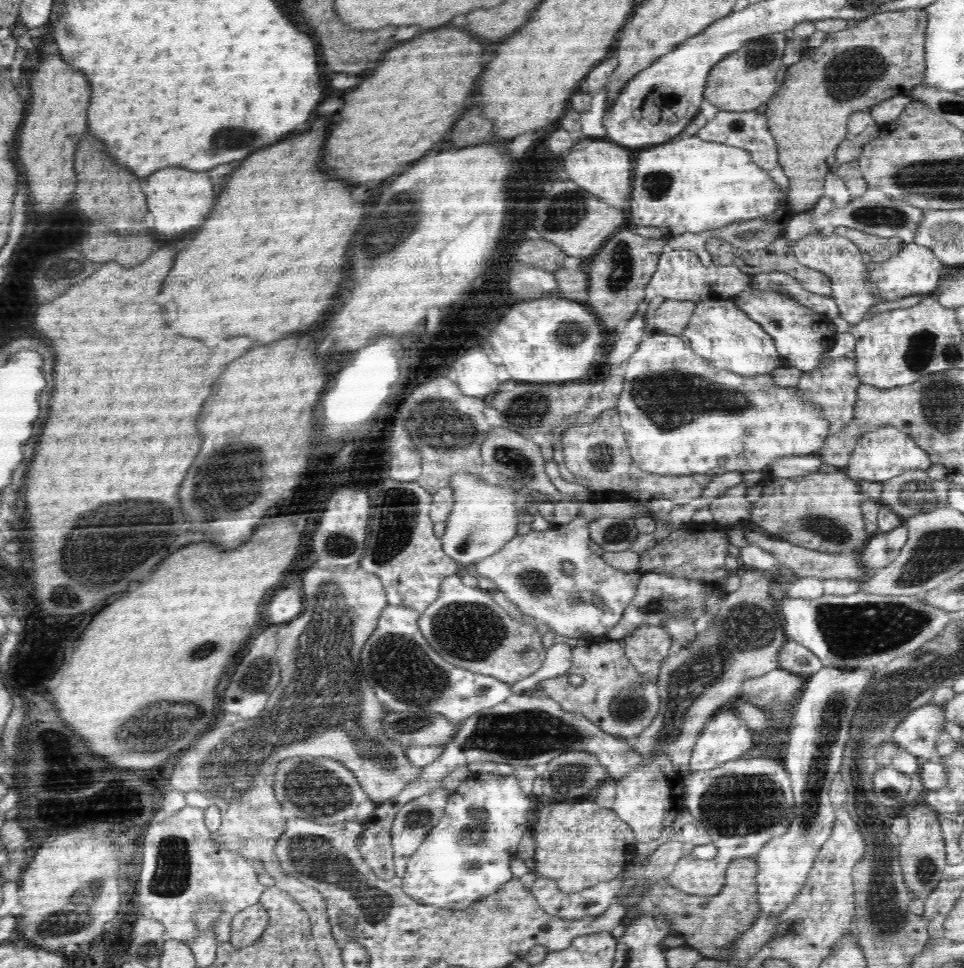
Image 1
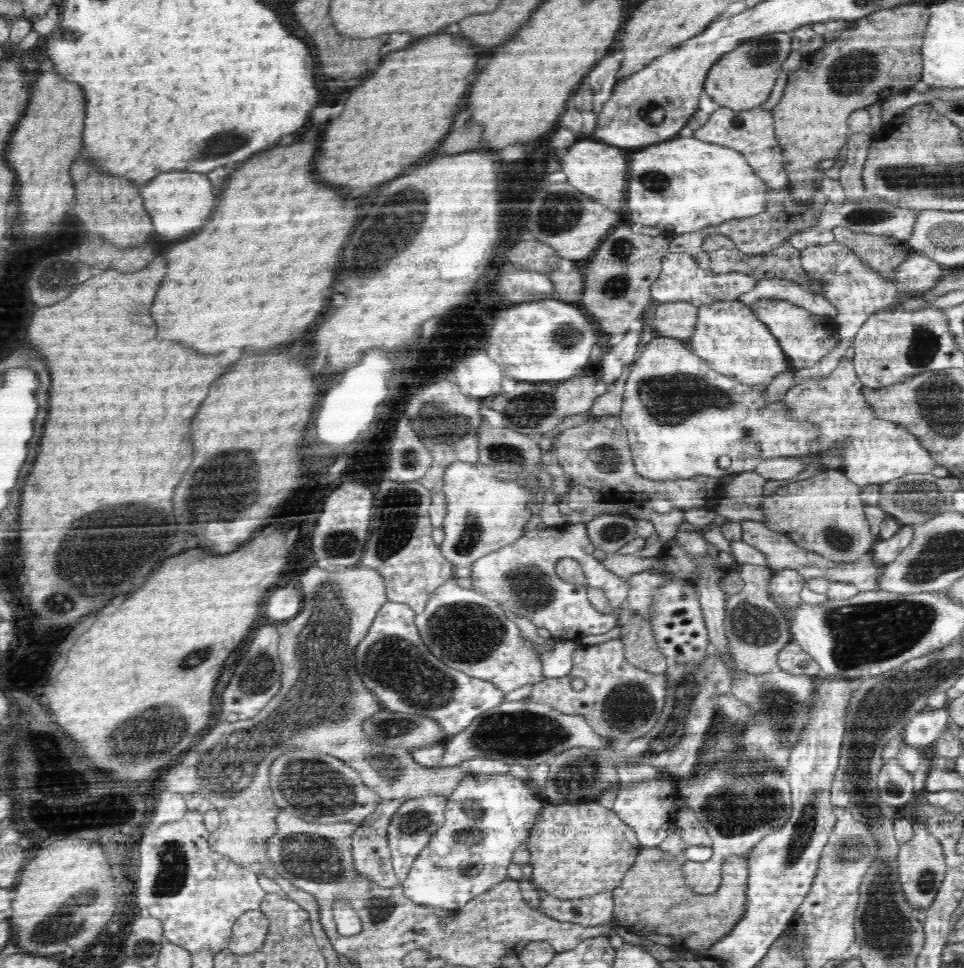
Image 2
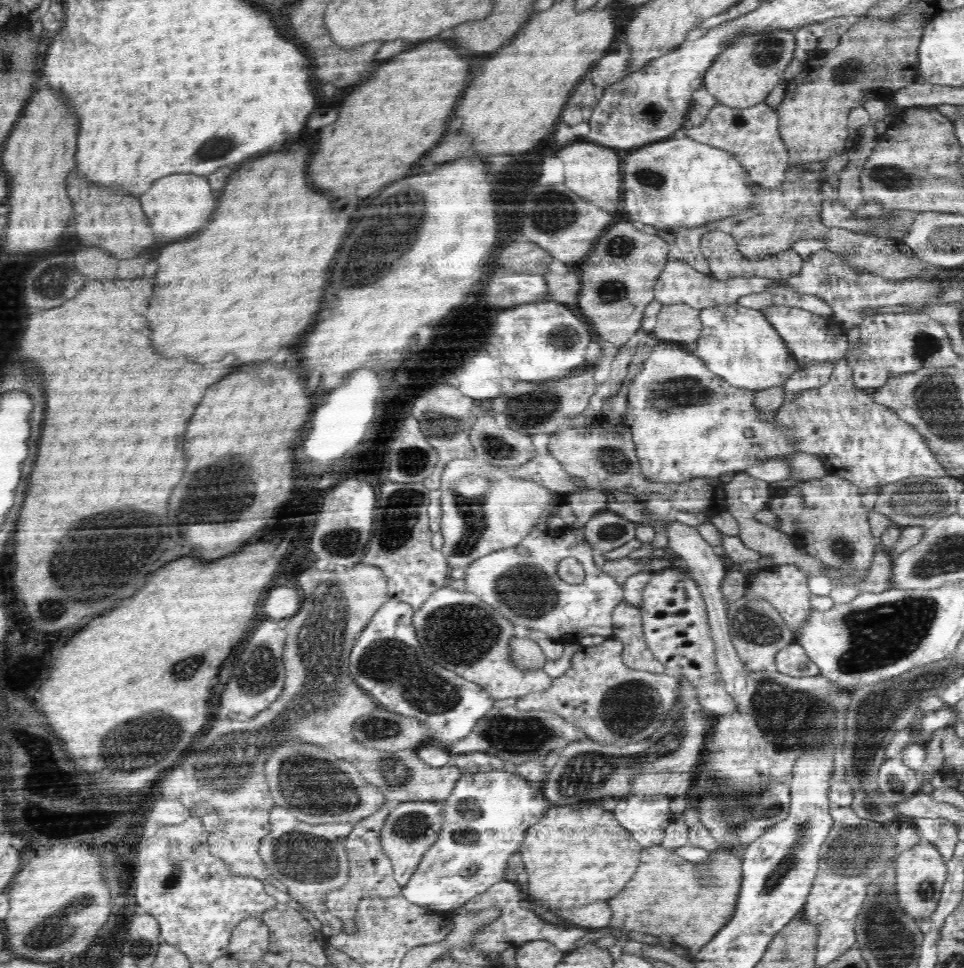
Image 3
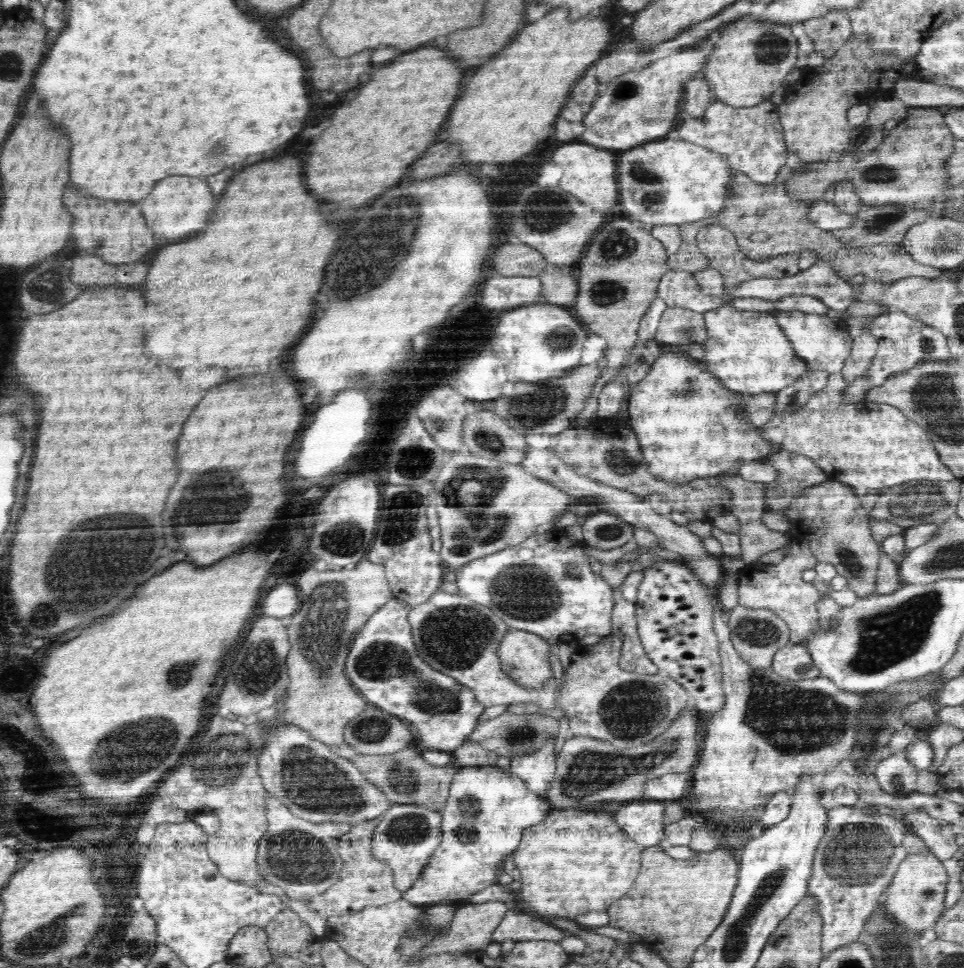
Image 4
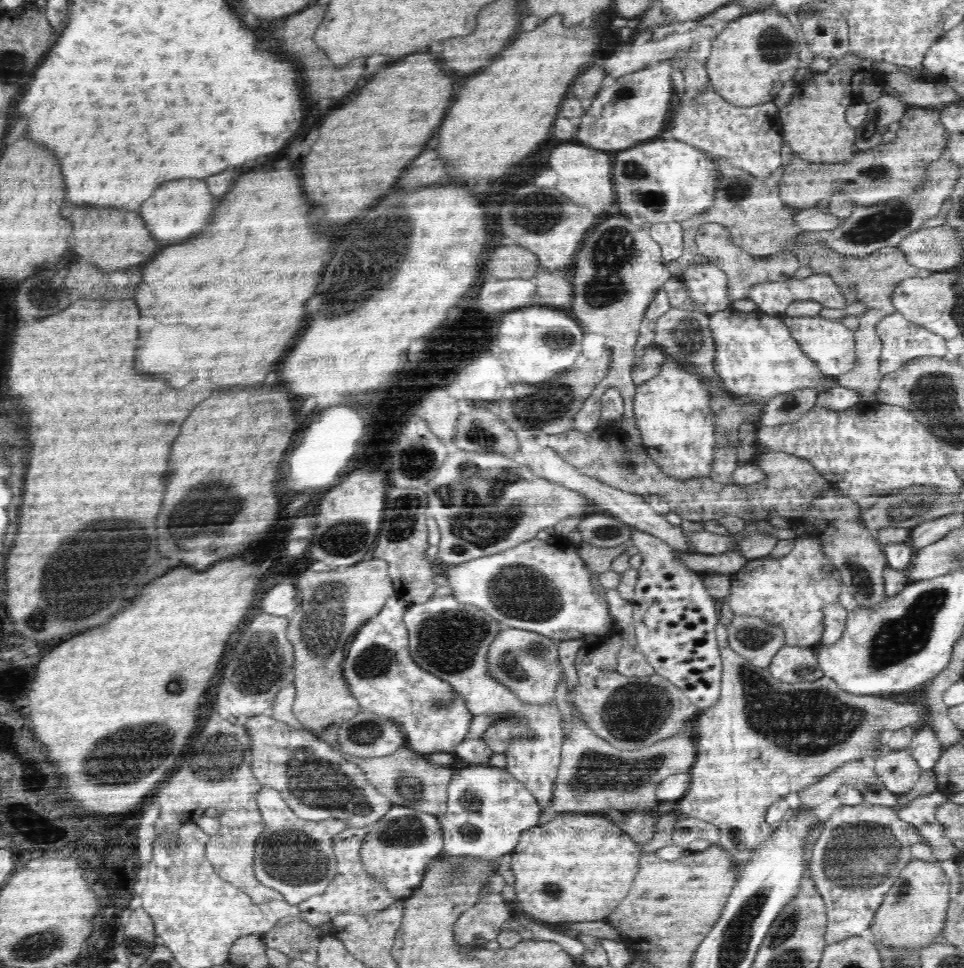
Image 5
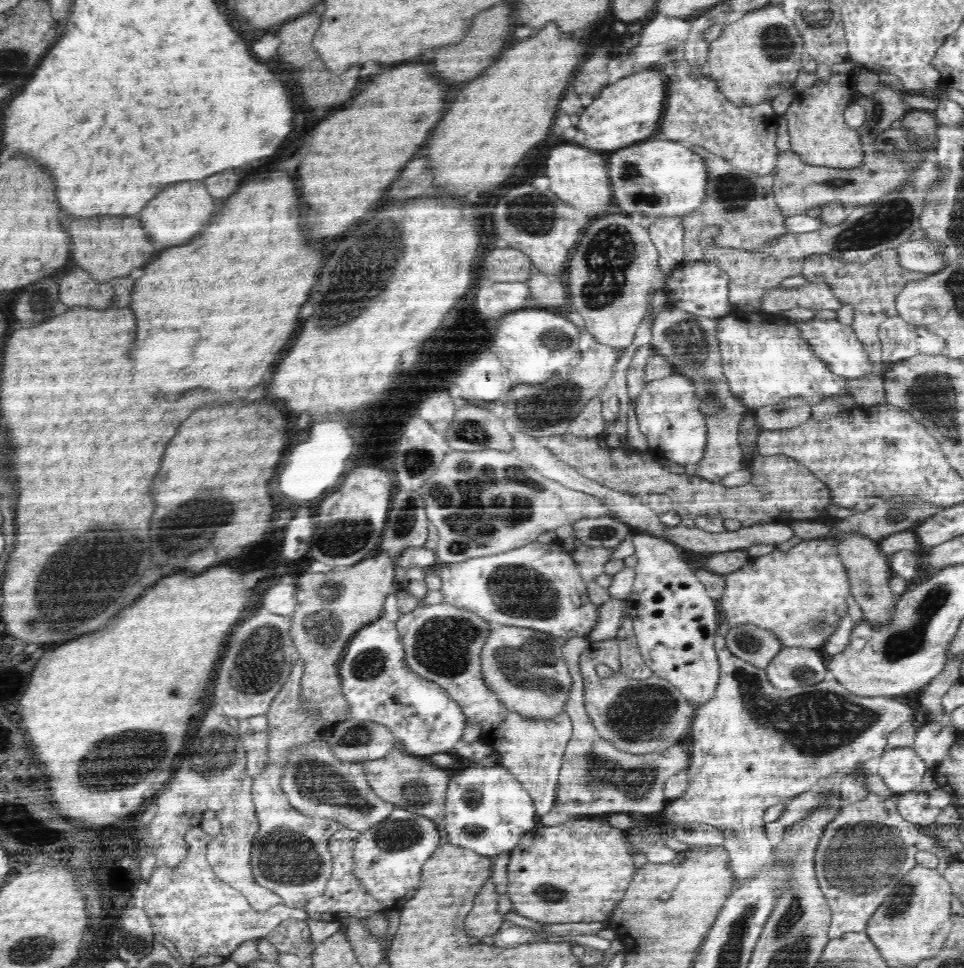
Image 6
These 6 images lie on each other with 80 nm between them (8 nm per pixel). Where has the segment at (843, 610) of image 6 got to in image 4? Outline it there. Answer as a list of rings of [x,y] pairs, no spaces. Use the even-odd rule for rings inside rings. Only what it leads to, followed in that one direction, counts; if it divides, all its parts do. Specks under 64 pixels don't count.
[[[791,541],[788,553],[779,564],[763,564],[760,561],[746,564],[738,572],[738,605],[771,610],[788,625],[790,643],[805,643],[818,632],[820,620],[816,604],[821,599],[831,597],[830,591],[818,591],[811,582],[802,579],[802,572],[814,568],[818,563],[808,541]]]

